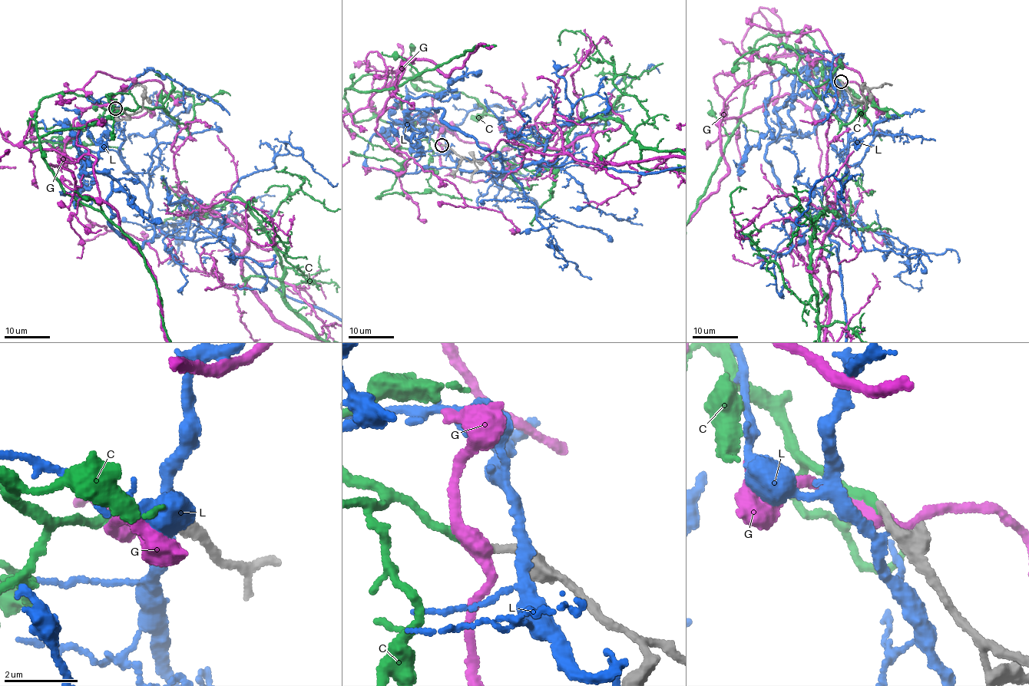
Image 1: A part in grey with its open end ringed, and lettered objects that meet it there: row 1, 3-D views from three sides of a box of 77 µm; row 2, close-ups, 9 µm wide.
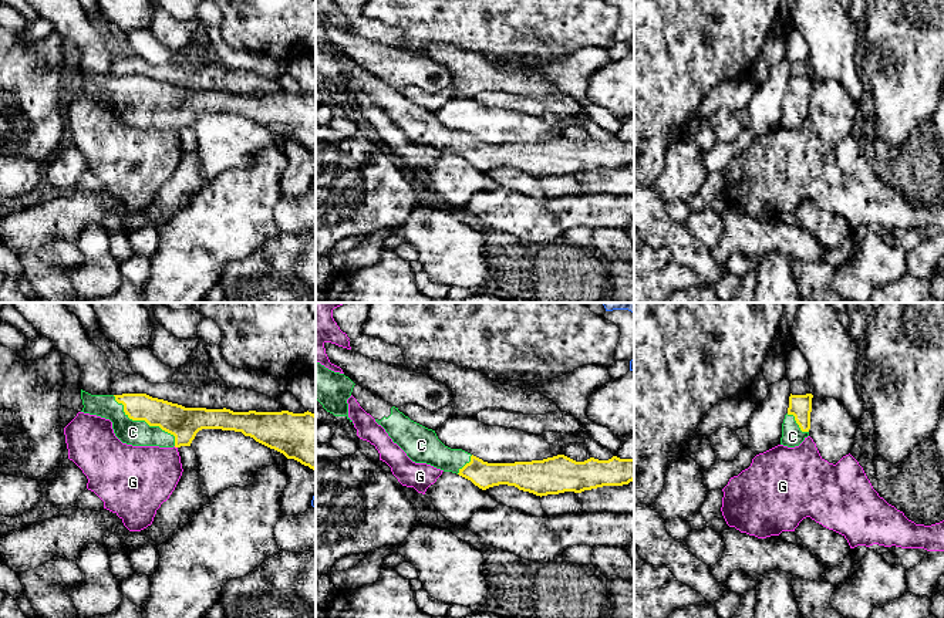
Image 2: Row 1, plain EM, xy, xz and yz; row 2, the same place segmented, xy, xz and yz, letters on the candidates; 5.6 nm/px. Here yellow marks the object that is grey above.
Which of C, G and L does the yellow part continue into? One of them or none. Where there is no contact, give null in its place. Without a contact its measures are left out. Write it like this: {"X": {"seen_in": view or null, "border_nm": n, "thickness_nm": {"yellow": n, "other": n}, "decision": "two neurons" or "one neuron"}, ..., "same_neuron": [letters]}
{"C": {"seen_in": "xy", "border_nm": 460, "thickness_nm": {"yellow": 180, "other": 140}, "decision": "one neuron"}, "G": {"seen_in": null, "decision": "two neurons"}, "L": {"seen_in": null, "decision": "two neurons"}, "same_neuron": ["C"]}

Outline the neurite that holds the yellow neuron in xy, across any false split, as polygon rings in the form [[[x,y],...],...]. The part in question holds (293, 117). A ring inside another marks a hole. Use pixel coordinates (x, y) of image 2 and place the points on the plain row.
[[[81,71],[84,95],[112,104],[115,118],[132,128],[191,128],[202,111],[242,114],[316,152],[316,97],[311,94],[233,94],[185,90],[146,75],[91,77]]]

